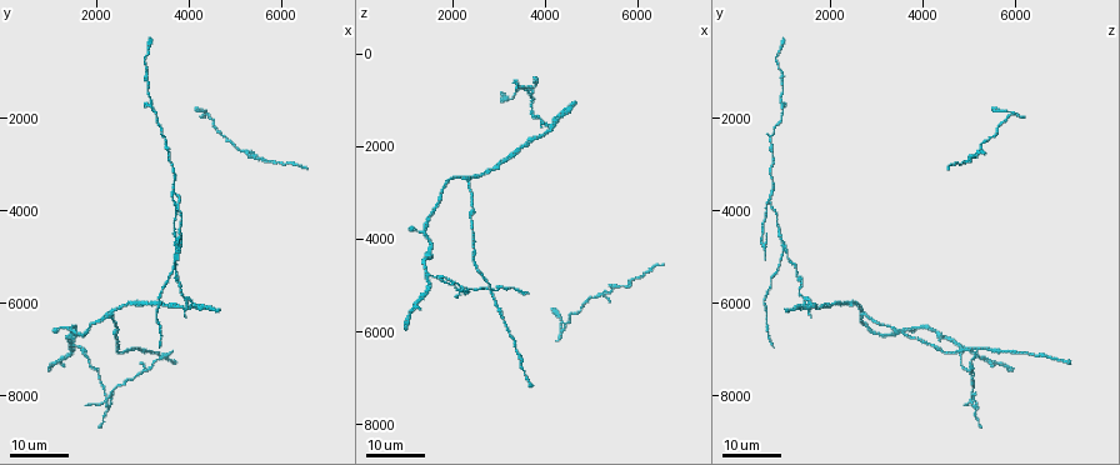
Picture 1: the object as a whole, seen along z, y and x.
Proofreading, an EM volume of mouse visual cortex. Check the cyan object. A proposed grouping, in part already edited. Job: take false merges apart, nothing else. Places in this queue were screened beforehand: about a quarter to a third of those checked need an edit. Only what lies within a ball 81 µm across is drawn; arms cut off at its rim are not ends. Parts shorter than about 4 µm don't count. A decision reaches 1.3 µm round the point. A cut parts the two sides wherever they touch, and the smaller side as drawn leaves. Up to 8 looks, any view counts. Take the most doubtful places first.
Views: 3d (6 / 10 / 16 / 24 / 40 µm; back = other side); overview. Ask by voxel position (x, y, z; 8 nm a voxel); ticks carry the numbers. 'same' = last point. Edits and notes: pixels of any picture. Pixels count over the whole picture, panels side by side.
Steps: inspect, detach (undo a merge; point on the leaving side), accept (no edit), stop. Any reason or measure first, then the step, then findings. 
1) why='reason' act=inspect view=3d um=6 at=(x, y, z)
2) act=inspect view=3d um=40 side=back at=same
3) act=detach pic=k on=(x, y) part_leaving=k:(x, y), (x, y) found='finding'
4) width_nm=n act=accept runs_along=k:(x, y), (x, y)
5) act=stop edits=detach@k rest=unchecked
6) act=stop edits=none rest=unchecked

why='branch point' act=inspect view=3d um=24 at=(5250, 2800, 5150)

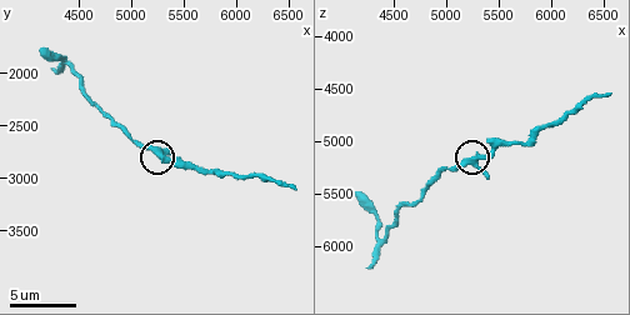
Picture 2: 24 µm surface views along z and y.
act=inspect view=3d um=10 at=(5300, 2800, 5140)

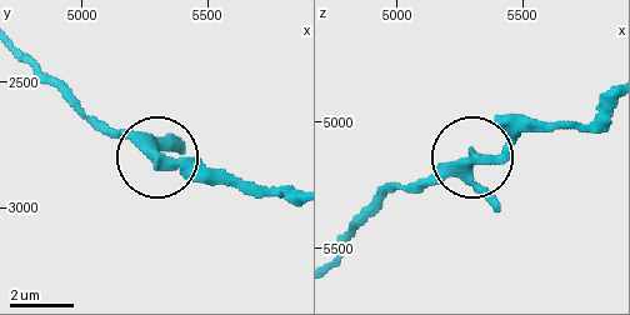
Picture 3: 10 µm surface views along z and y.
side_arm_um=12 act=accept found='one neuron here'

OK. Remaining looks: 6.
why='three arms meet' act=inspect view=3d um=24 at=(2350, 6250, 2750)

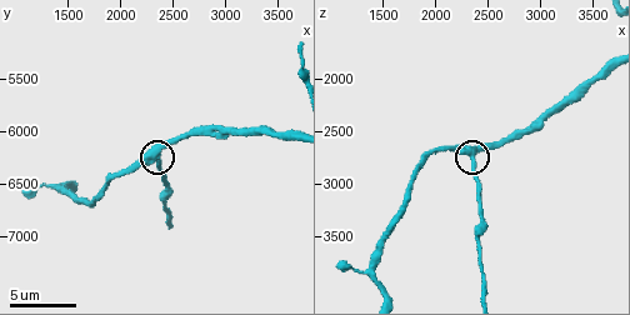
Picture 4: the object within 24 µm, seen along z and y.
act=inspect view=3d um=6 at=(2360, 6200, 2740)

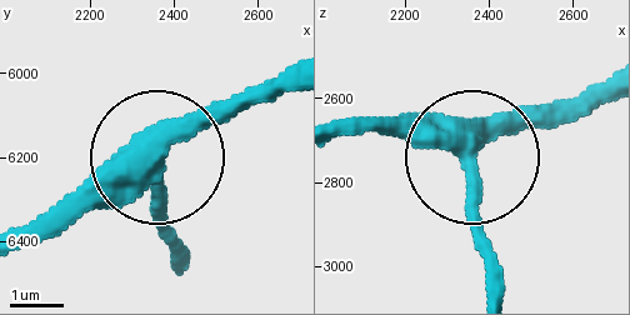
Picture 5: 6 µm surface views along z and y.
arms=3 act=accept runs_along=5:(344, 130), (451, 144), (478, 246) found='continuous, no second neuron'

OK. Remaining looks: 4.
why='side arm on a straight run' act=inspect view=3d um=10 at=(4380, 1880, 5960)

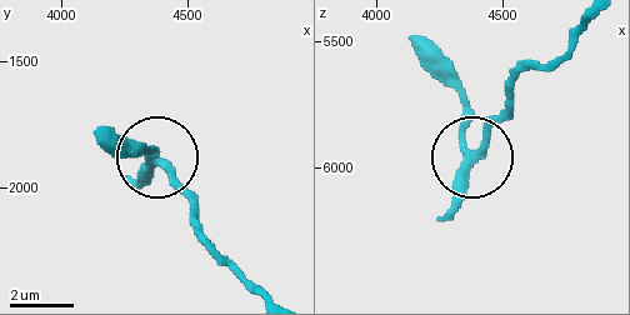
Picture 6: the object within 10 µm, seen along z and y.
act=accept found='all the same neuron'

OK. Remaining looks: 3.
why='a fork' act=inspect view=3d um=24 at=(1400, 6550, 3950)

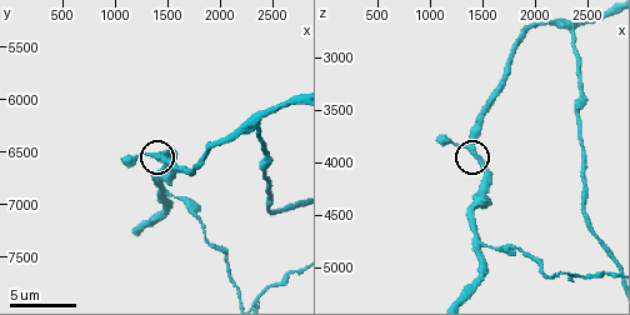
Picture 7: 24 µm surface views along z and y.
act=inspect view=3d um=6 at=same

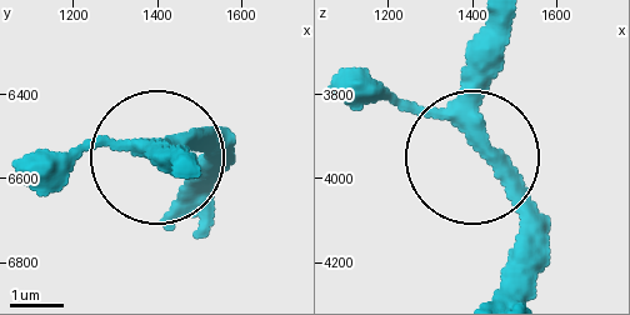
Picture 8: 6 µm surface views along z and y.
act=accept runs_along=8:(500, 160), (486, 164), (540, 263) found='continuous, no second neuron'

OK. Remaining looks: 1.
act=stop edits=none rest=unchecked

